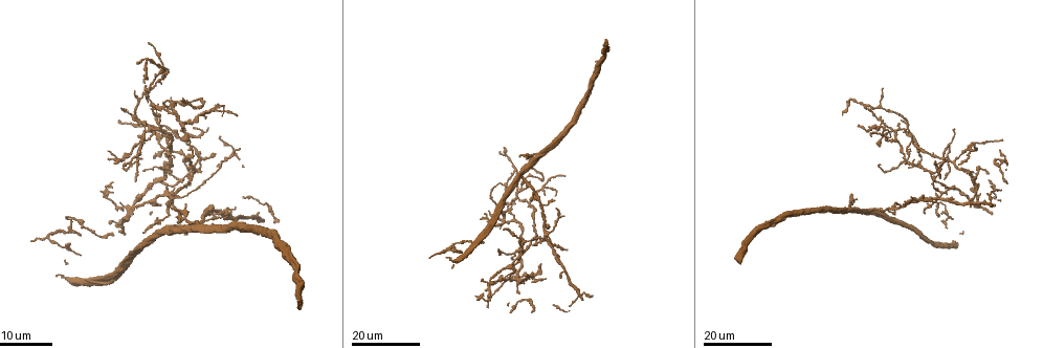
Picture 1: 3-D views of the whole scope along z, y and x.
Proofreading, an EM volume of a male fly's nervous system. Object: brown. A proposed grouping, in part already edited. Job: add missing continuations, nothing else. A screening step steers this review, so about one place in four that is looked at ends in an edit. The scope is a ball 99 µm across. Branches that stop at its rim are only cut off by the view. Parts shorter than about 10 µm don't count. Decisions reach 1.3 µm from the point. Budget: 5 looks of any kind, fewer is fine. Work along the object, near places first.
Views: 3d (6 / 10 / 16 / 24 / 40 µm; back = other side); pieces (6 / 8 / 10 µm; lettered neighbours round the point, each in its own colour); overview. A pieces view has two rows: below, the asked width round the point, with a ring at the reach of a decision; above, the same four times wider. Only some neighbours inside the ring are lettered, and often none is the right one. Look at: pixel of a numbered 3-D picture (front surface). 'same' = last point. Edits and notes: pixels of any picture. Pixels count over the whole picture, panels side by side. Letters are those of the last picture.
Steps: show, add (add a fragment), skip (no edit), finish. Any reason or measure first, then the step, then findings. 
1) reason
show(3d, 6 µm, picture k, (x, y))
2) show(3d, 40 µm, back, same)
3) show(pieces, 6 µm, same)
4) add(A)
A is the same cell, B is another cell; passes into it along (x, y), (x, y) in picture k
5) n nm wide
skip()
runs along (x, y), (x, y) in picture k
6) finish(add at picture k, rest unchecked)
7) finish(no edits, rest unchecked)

branch stops here
show(3d, 16 µm, picture 1, (142, 232))

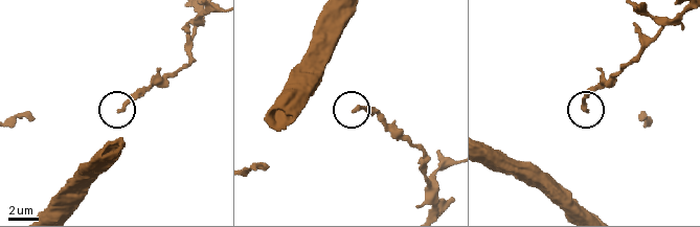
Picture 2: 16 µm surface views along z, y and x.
show(pieces, 10 µm, picture 2, (355, 110))

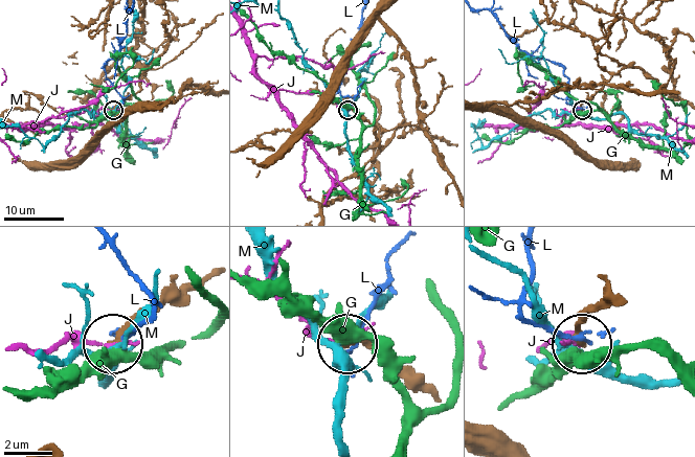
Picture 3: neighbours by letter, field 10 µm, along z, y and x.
skip()
G, J, L and M are other cells; runs along (613, 296), (584, 318), (578, 330), (582, 340) in picture 3; none of them fits

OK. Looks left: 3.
an open end
show(3d, 24 µm, picture 1, (520, 156))

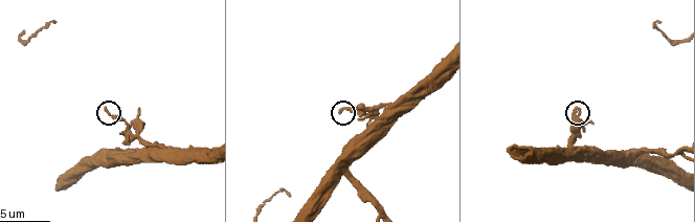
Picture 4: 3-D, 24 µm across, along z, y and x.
show(pieces, 10 µm, picture 4, (575, 110))

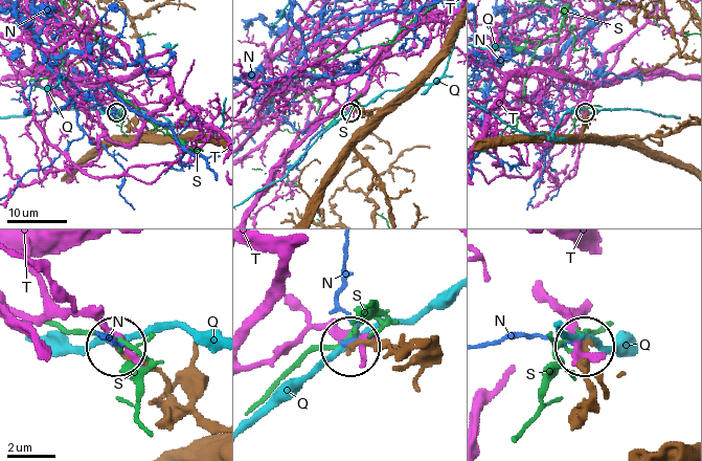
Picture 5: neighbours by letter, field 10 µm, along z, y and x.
200 nm wide
skip()
N, Q, S and T are other cells; runs along (589, 393), (585, 347) in picture 5; none of them fits

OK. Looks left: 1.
finish(no edits, rest unchecked)

